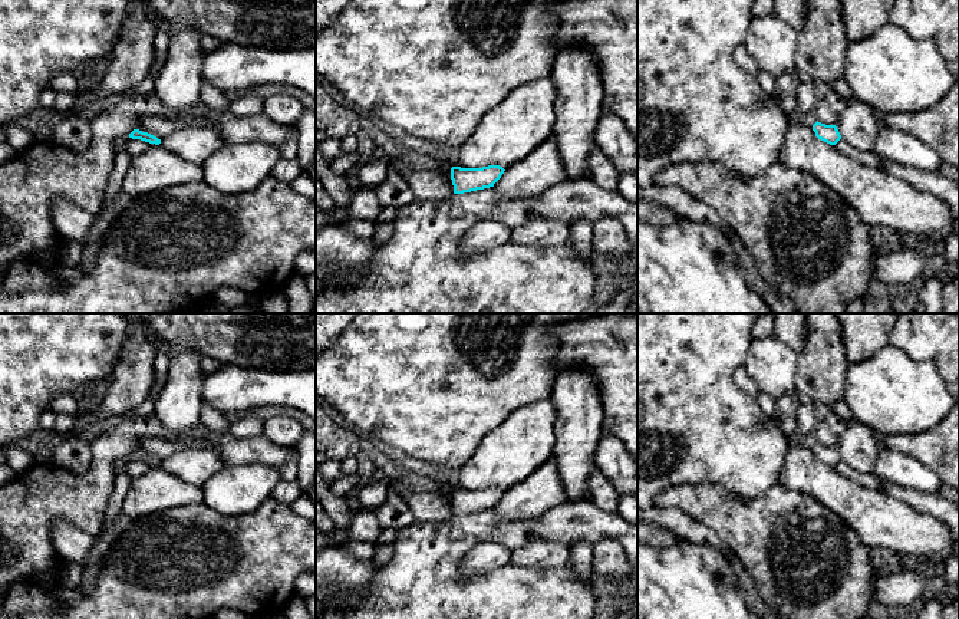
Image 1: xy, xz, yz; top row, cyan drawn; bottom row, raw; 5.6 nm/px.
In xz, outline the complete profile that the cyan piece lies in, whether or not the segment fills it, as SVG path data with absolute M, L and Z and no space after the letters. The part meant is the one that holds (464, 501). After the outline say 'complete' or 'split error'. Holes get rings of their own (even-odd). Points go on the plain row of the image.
M488 487L482 490L452 488L451 501L454 507L454 516L464 516L494 508L504 493L505 491L500 487Z; complete

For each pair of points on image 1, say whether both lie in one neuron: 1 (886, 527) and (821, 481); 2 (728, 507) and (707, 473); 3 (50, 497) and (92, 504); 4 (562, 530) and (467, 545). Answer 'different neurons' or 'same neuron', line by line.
1: same neuron
2: different neurons
3: same neuron
4: same neuron

